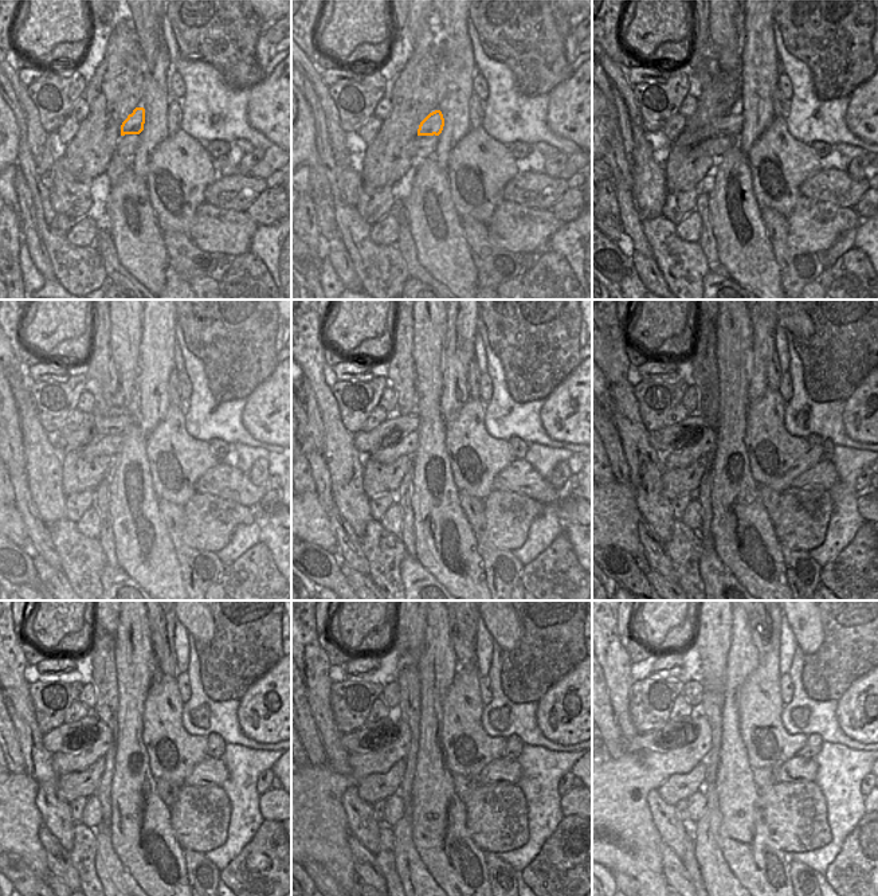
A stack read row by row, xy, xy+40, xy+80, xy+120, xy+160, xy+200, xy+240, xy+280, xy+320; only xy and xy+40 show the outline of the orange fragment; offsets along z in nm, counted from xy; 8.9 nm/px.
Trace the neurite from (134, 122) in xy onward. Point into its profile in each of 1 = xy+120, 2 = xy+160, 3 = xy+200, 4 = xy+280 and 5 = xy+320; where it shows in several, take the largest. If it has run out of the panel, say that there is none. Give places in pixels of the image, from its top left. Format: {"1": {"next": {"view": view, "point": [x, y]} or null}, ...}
{"1": {"next": {"view": "xy+120", "point": [93, 429]}}, "2": {"next": {"view": "xy+160", "point": [395, 426]}}, "3": {"next": {"view": "xy+200", "point": [667, 439]}}, "4": {"next": {"view": "xy+280", "point": [371, 732]}}, "5": {"next": {"view": "xy+320", "point": [647, 740]}}}

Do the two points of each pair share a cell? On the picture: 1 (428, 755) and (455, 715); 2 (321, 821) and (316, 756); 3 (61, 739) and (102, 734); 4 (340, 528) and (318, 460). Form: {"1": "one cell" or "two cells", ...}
{"1": "two cells", "2": "two cells", "3": "two cells", "4": "one cell"}

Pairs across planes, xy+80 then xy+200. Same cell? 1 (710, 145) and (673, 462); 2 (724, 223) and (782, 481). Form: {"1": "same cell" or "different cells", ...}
{"1": "same cell", "2": "different cells"}

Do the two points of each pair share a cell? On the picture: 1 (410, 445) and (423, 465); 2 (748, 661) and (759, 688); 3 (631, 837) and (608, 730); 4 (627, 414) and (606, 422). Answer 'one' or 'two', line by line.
1: two
2: two
3: two
4: two

